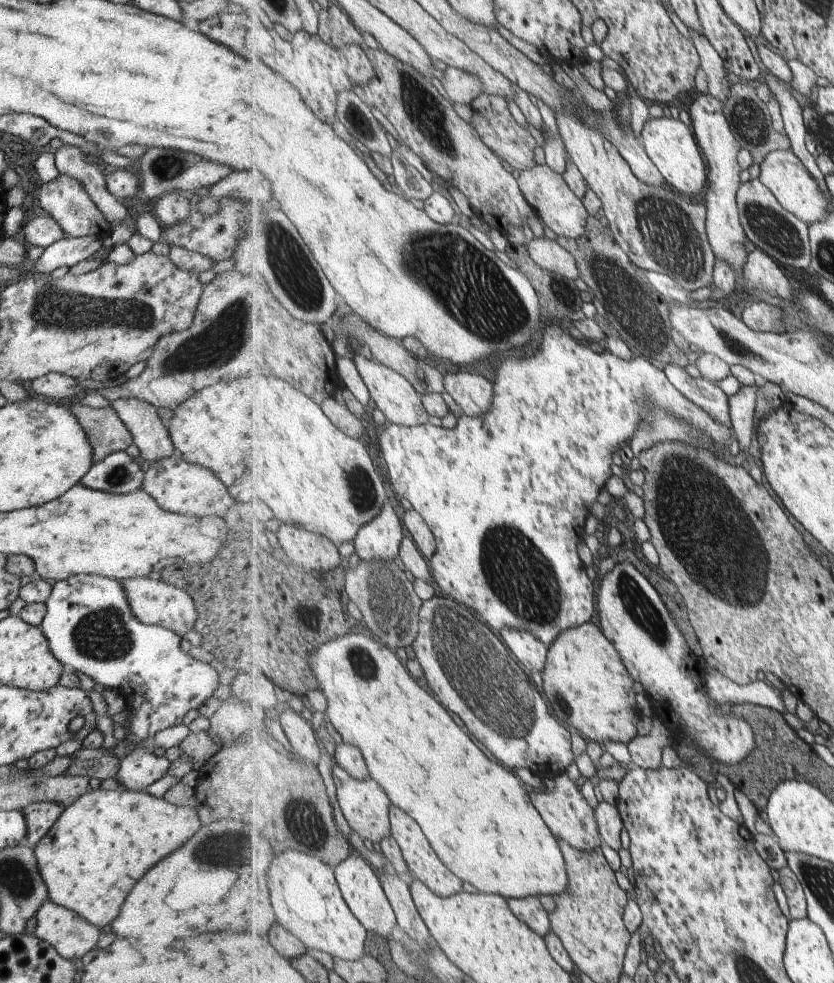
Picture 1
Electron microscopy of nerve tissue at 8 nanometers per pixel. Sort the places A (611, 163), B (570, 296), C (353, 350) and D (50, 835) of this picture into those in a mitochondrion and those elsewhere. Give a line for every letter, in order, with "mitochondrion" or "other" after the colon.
A: other
B: other
C: other
D: other

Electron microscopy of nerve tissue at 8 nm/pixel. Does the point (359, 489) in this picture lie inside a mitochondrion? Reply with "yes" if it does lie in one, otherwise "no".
yes

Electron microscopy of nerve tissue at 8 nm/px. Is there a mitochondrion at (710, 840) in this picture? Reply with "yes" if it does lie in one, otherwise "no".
no

